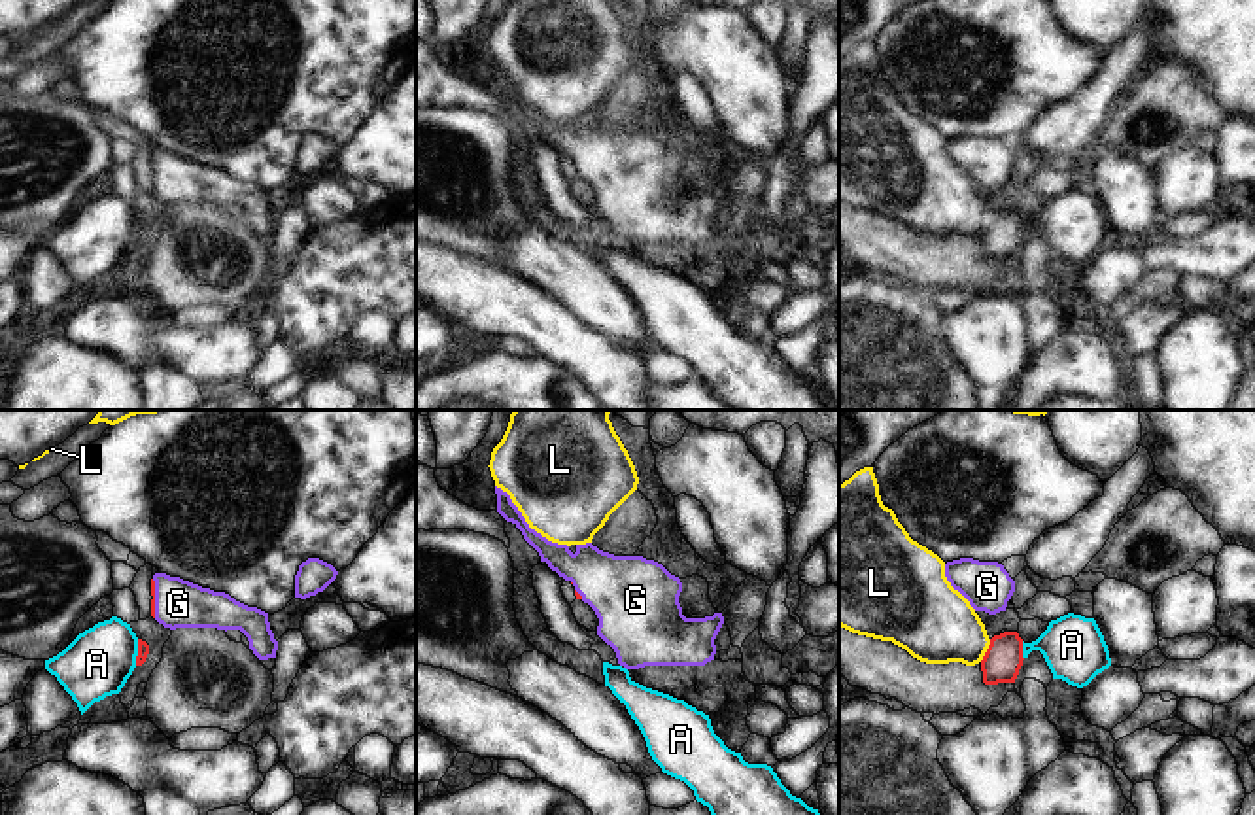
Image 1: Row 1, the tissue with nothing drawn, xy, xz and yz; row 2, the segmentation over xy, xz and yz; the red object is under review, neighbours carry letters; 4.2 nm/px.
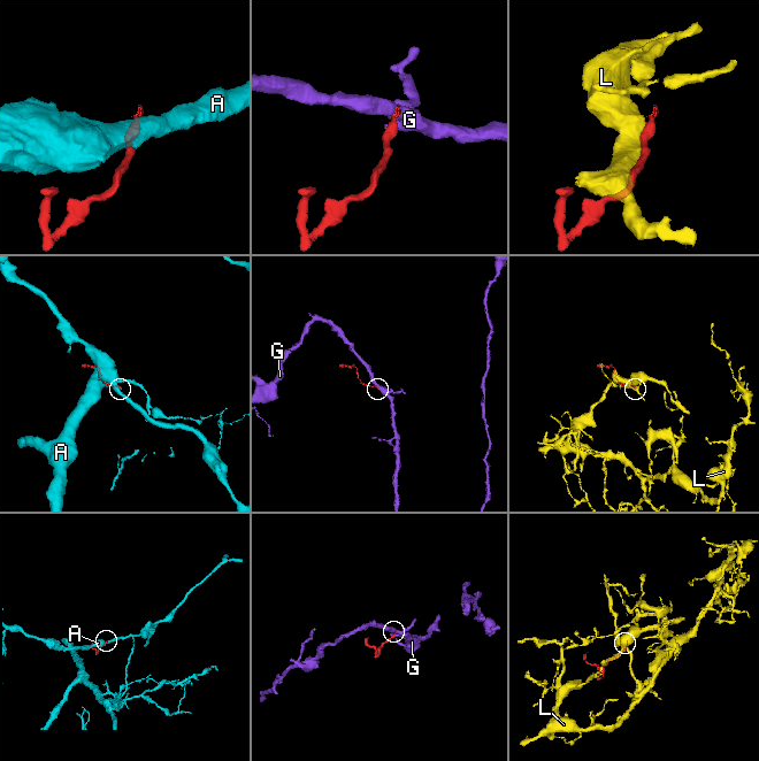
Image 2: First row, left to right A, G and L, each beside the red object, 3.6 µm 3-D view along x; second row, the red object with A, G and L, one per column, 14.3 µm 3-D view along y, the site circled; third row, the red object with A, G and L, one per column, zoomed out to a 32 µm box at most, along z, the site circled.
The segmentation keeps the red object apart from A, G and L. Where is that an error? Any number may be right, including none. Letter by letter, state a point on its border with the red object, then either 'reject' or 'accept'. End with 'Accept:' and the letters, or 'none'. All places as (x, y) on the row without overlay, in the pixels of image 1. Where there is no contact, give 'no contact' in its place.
A: xy (138, 229) | reject
G: xy (154, 174) | accept
L: yz (987, 227) | reject
Accept: G

